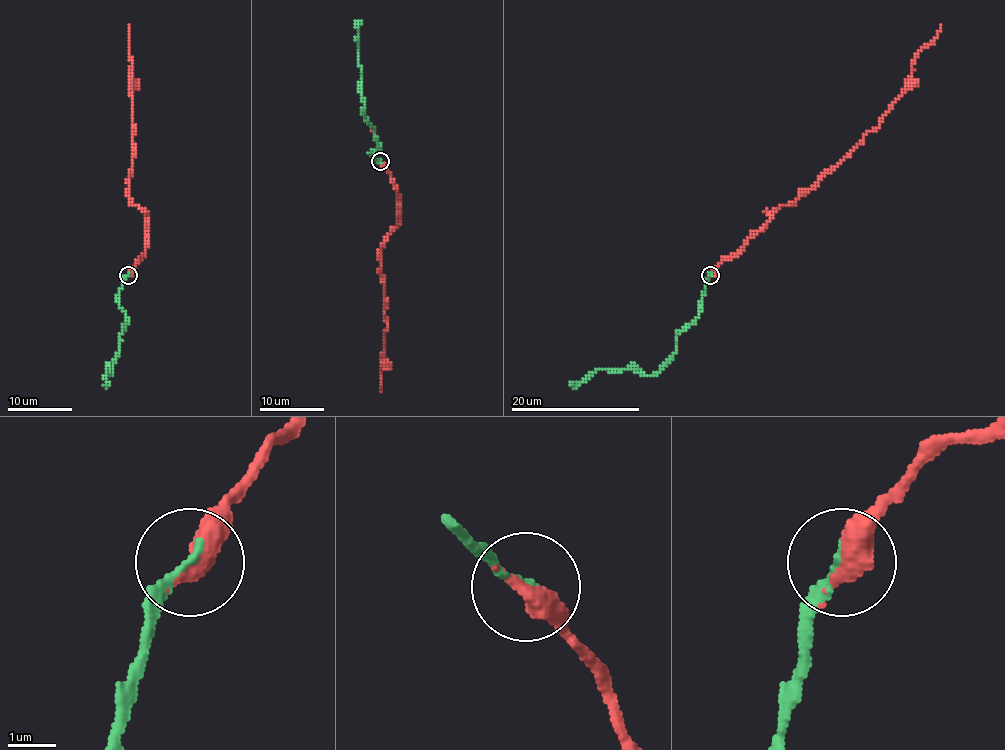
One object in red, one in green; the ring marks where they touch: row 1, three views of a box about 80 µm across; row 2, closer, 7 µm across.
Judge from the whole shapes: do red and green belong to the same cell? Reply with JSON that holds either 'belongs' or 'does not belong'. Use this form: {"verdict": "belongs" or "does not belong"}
{"verdict": "belongs"}

